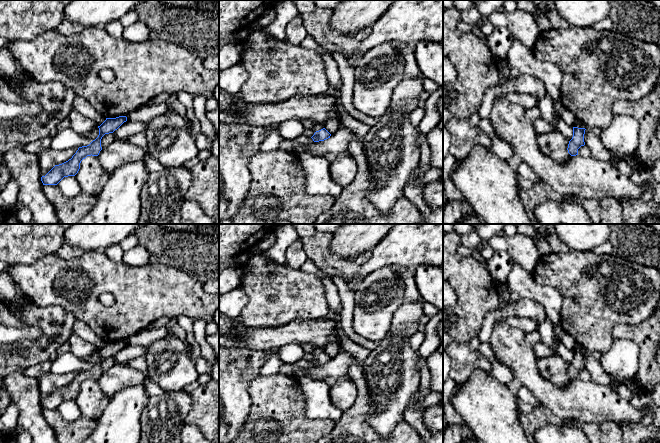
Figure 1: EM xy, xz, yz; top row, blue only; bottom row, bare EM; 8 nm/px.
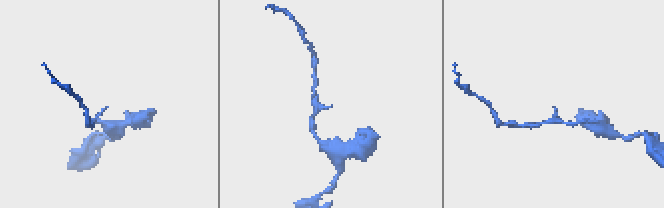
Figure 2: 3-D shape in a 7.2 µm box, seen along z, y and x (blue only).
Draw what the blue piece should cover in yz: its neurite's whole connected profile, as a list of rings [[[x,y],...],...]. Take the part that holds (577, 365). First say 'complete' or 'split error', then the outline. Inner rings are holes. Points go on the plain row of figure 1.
complete; [[[573,351],[573,361],[569,365],[568,372],[567,372],[568,377],[571,380],[578,379],[578,373],[581,370],[585,369],[585,366],[584,366],[585,354],[586,354],[585,352]]]

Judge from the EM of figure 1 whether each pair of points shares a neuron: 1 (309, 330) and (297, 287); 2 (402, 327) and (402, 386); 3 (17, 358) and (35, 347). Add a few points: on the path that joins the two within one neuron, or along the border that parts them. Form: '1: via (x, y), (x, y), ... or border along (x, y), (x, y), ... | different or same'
1: border along (329, 314), (316, 319), (292, 321), (283, 326) | different
2: via (402, 342), (402, 371) | same
3: via (22, 358), (25, 358), (31, 352) | same

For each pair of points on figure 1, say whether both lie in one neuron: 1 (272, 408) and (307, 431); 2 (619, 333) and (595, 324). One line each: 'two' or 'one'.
1: one
2: two

